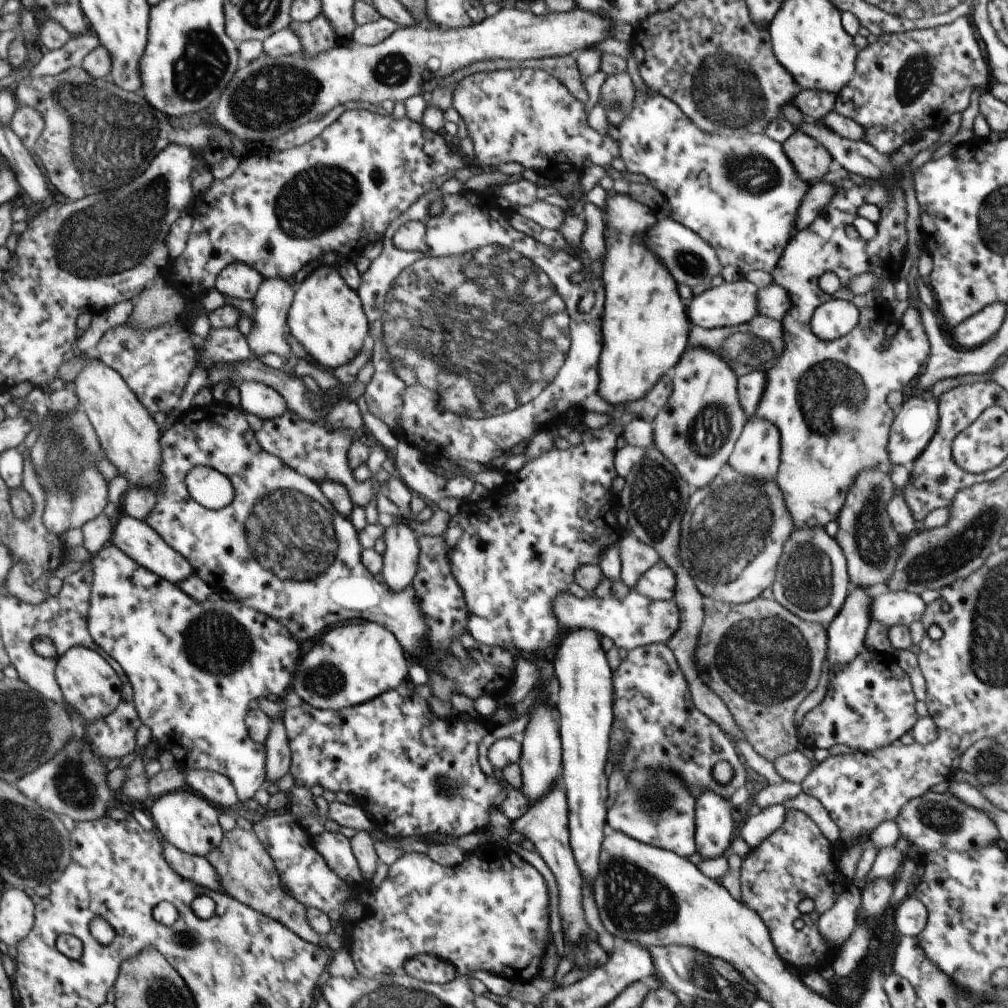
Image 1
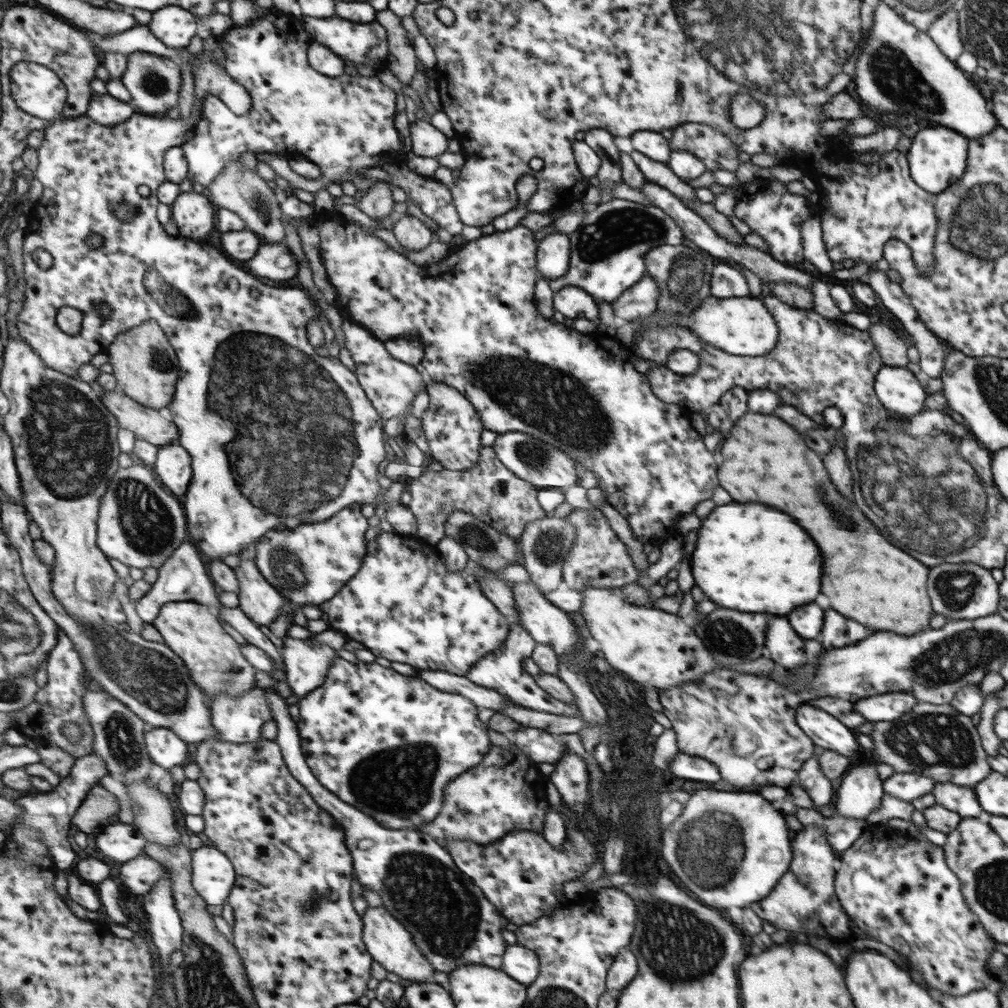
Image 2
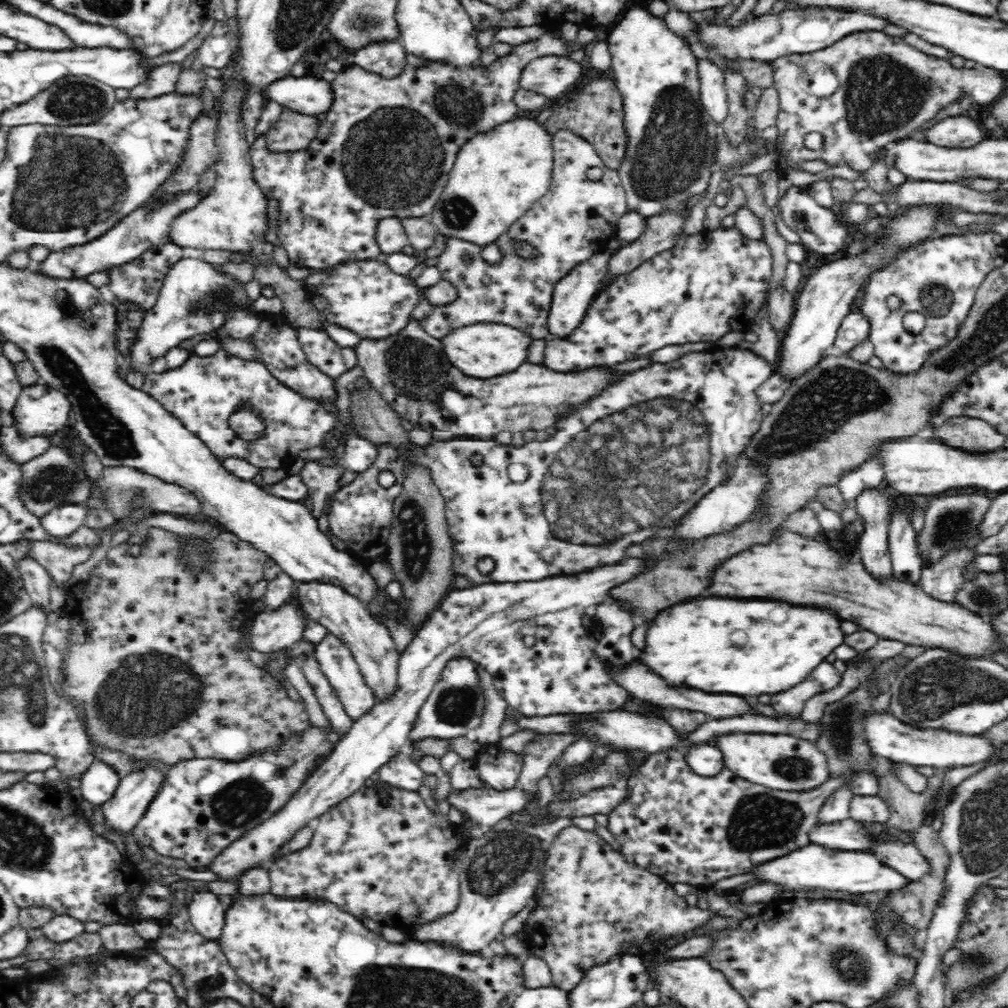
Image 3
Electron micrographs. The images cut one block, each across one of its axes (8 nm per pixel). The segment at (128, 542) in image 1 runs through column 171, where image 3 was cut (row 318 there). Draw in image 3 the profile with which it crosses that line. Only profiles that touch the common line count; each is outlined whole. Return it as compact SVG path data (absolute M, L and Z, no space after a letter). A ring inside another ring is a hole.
M610 252L605 254L596 254L594 258L590 258L588 262L570 270L557 283L554 283L551 292L551 301L547 310L546 322L547 332L556 338L564 338L570 336L572 331L576 329L580 319L584 316L587 306L590 304L591 298L594 296L599 282L603 280L607 274L607 262Z

